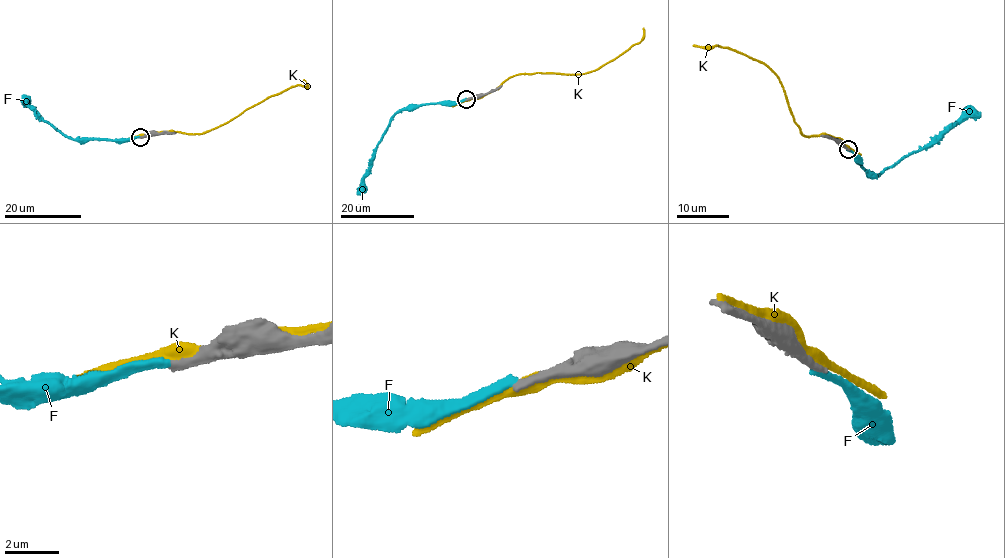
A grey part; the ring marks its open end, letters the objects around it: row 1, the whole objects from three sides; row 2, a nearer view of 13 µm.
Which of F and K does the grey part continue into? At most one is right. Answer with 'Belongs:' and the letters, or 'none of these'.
Belongs: none of these

